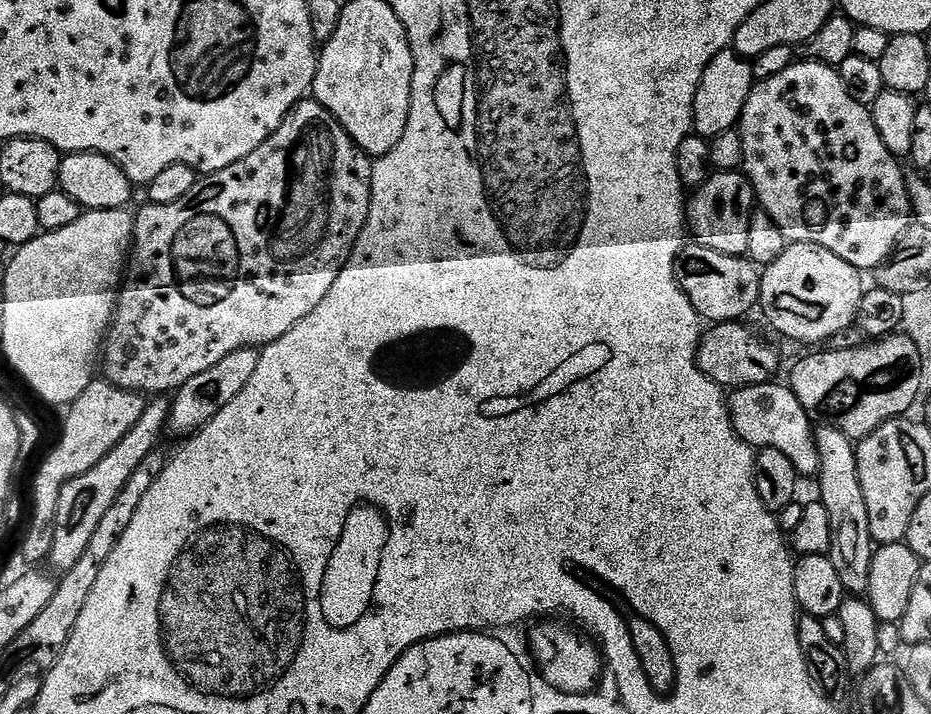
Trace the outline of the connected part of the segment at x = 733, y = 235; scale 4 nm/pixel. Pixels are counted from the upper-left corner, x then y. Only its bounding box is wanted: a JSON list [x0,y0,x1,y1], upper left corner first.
[686,171,758,256]

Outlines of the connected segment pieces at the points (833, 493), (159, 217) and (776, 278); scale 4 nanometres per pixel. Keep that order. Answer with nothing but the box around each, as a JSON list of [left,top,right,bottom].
[[815,426,874,597],[102,98,373,394],[759,238,862,346]]

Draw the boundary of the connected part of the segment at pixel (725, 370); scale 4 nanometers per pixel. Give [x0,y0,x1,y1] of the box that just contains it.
[696,322,780,390]

